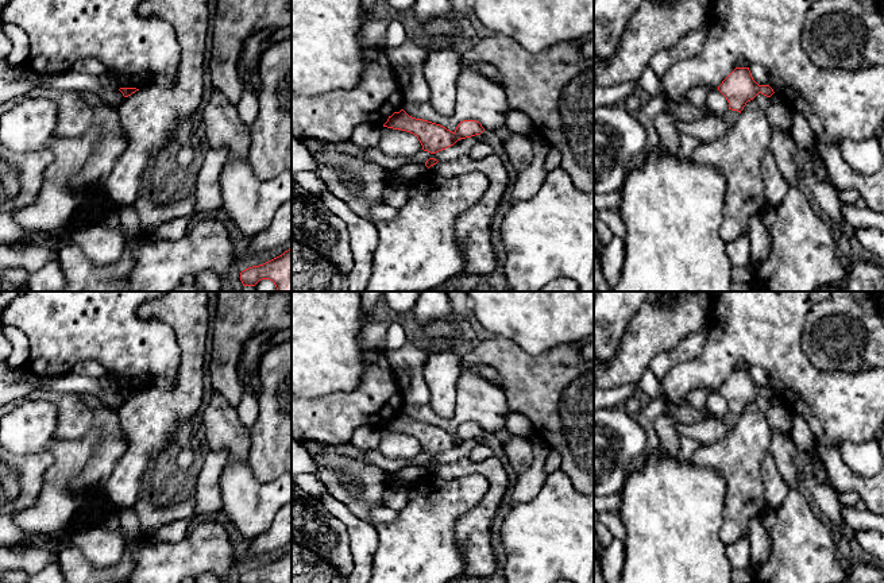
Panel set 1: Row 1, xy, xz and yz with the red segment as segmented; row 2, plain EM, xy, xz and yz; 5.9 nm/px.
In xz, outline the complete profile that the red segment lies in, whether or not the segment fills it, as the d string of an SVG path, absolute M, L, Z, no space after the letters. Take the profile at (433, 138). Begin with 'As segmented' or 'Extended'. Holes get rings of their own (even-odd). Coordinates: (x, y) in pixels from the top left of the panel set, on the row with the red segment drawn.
As segmented. M404 109L389 116L383 127L413 134L421 143L422 150L436 154L453 146L458 140L480 135L485 128L476 120L463 120L452 132L445 127L409 116Z

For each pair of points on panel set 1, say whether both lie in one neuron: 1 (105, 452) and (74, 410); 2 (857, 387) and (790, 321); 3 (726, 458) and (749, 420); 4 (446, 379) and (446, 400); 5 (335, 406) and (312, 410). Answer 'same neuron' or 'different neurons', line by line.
1: same neuron
2: same neuron
3: same neuron
4: same neuron
5: same neuron

